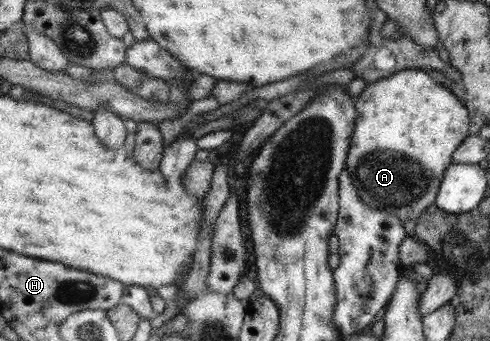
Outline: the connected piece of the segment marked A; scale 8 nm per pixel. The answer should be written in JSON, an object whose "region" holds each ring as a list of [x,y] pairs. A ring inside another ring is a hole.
{"region":[[[399,70],[389,78],[368,83],[353,99],[358,116],[345,169],[350,172],[359,196],[366,205],[397,215],[401,222],[415,220],[426,206],[434,204],[438,186],[451,164],[454,150],[470,134],[468,110],[451,92],[429,78],[427,71],[422,70]]]}

